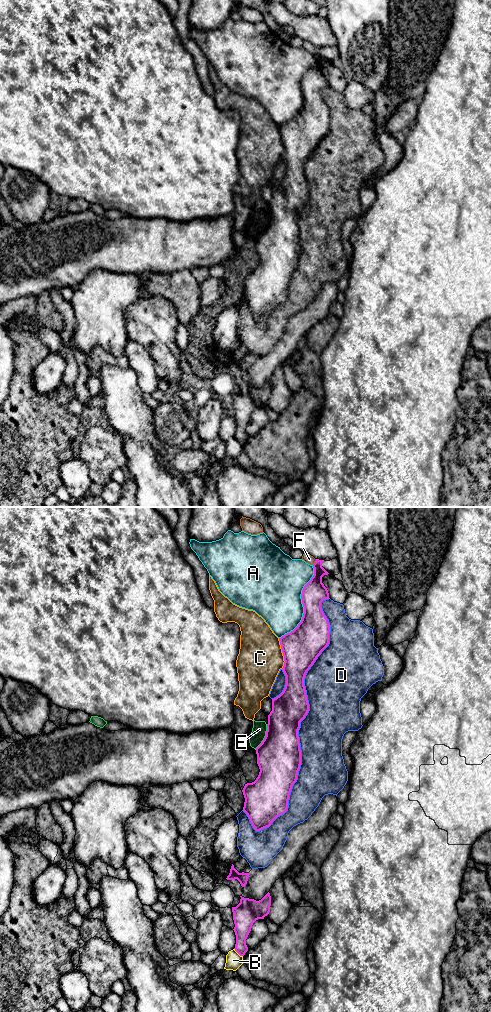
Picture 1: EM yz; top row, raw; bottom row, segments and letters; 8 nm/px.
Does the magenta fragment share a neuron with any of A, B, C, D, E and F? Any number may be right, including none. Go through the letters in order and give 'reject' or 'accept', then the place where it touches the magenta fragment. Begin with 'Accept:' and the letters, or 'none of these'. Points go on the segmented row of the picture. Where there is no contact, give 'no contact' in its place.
Accept: none of these
A: reject; contact yz (302, 603)
B: reject; contact yz (238, 953)
C: reject; contact yz (282, 652)
D: reject; contact yz (304, 717)
E: reject; contact yz (265, 737)
F: reject; contact yz (315, 562)

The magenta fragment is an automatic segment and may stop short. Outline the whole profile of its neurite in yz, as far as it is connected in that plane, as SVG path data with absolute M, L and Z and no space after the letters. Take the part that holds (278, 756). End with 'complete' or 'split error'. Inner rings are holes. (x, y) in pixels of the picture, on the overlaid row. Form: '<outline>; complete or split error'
M316 559L313 564L314 575L302 590L304 613L301 622L293 631L279 638L285 661L282 670L286 676L286 685L283 692L272 699L266 736L255 749L259 775L254 782L245 784L242 790L245 798L243 811L256 831L269 827L278 816L287 811L289 795L301 765L298 730L300 722L309 711L304 678L329 644L330 625L321 608L321 602L329 599L328 590L322 583L322 577L329 574L322 567L323 562L324 560Z; complete

